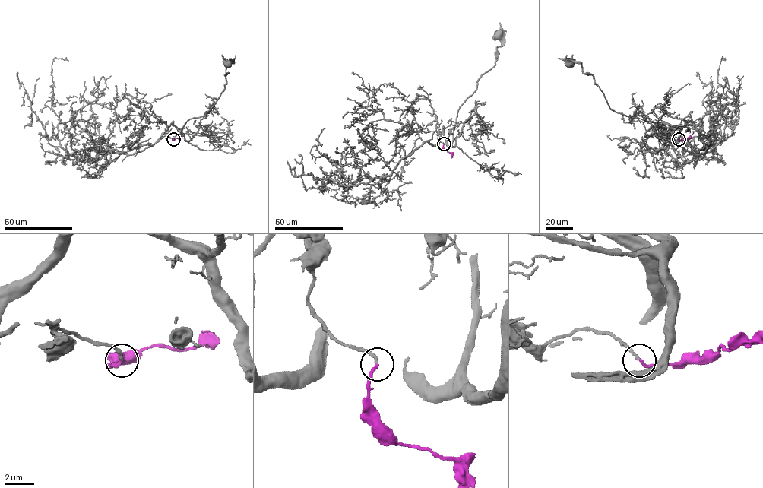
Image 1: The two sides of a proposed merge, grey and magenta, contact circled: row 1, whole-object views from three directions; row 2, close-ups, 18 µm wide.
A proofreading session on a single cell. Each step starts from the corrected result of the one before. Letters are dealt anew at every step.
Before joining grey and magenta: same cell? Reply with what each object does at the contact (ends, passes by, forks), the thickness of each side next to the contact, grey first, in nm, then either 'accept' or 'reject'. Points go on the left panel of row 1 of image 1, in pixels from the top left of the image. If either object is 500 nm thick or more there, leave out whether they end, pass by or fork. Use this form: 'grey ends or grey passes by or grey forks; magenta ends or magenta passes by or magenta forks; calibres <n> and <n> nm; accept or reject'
grey ends; magenta ends; calibres 200 and 200 nm; accept

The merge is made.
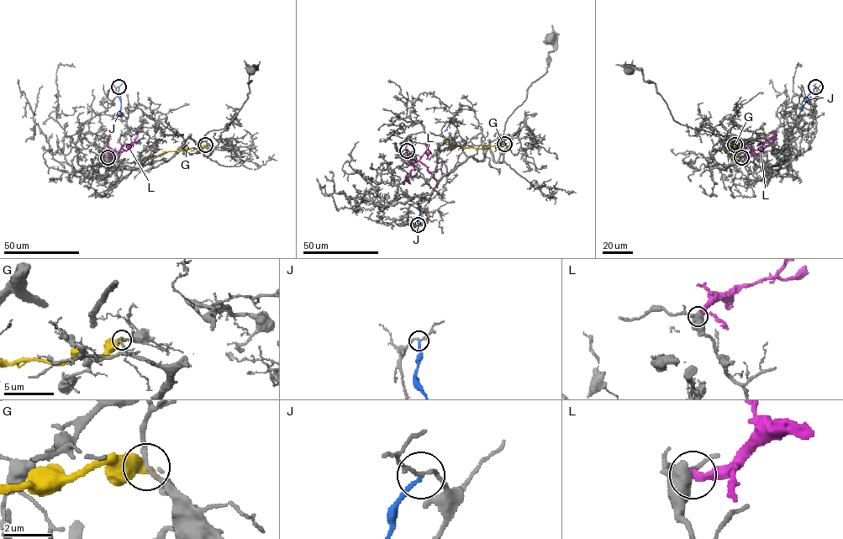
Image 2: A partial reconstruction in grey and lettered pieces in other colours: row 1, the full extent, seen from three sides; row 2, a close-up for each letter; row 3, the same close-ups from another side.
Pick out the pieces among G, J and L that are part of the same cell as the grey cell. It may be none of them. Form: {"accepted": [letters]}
{"accepted": []}

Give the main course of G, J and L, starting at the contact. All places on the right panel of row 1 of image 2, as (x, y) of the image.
G: (734, 145), (740, 150), (736, 156), (731, 155)
J: (815, 87), (807, 96), (798, 115)
L: (742, 157), (757, 150), (766, 140), (778, 132)

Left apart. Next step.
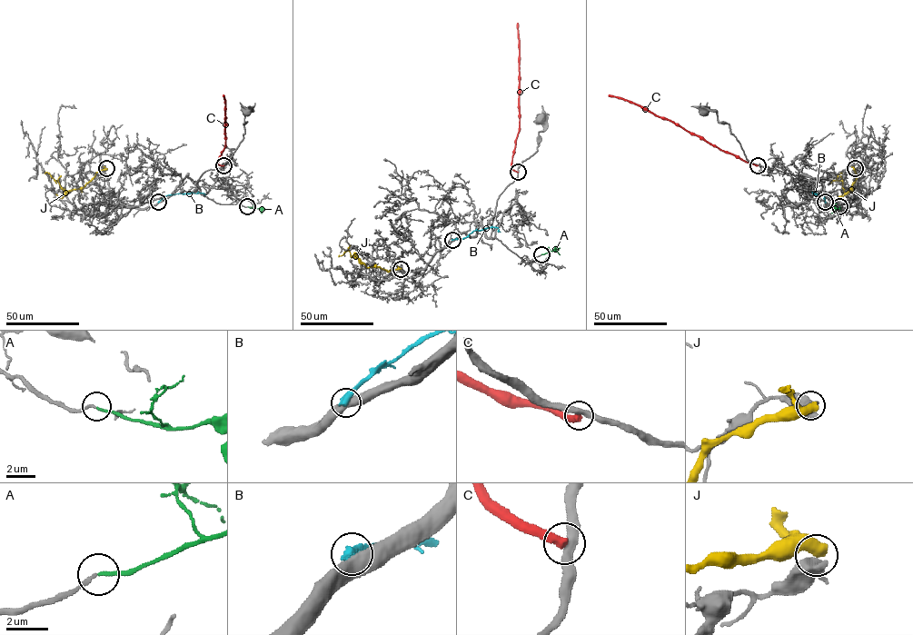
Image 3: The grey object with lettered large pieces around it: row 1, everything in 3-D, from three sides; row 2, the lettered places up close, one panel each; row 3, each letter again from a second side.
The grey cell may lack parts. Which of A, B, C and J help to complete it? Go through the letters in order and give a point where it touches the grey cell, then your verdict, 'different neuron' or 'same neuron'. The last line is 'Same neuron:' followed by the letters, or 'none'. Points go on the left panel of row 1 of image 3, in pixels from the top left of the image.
A: meets grey at (247, 206); same neuron
B: meets grey at (158, 202); different neuron
C: meets grey at (223, 165); different neuron
J: meets grey at (106, 168); different neuron
Same neuron: A

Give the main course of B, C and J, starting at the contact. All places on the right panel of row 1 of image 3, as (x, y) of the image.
B: (825, 202), (824, 194), (812, 193), (817, 194)
C: (758, 165), (726, 153), (640, 106), (609, 94)
J: (855, 169), (857, 178), (852, 189), (847, 192), (843, 192), (842, 182), (836, 180), (840, 173)

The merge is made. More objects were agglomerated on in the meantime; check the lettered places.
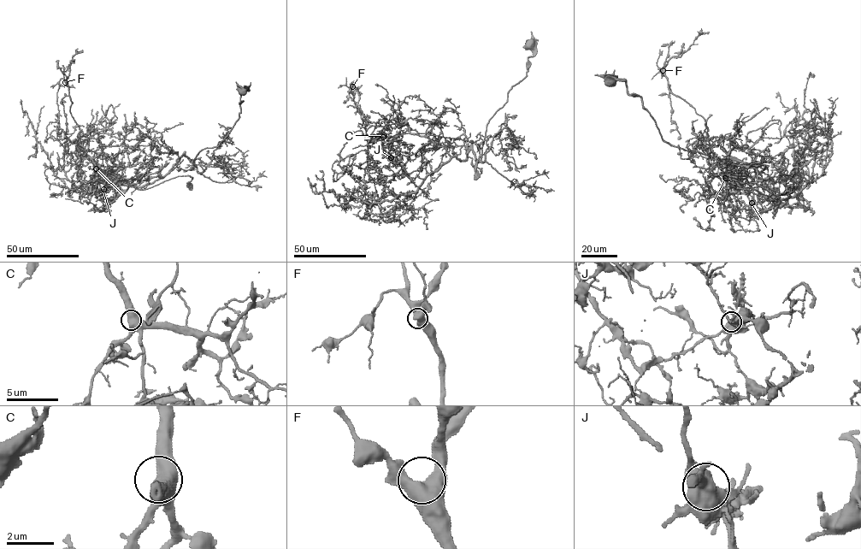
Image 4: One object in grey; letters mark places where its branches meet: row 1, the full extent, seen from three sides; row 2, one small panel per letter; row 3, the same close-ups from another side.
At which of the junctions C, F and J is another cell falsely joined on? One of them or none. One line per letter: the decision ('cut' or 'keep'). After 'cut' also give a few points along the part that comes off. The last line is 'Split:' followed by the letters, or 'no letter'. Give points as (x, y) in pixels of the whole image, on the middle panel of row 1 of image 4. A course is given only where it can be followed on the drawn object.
C: keep
F: keep
J: cut; foreign part runs (391, 157), (390, 141), (371, 135), (375, 123), (362, 119), (351, 88), (368, 123)
Split: J

